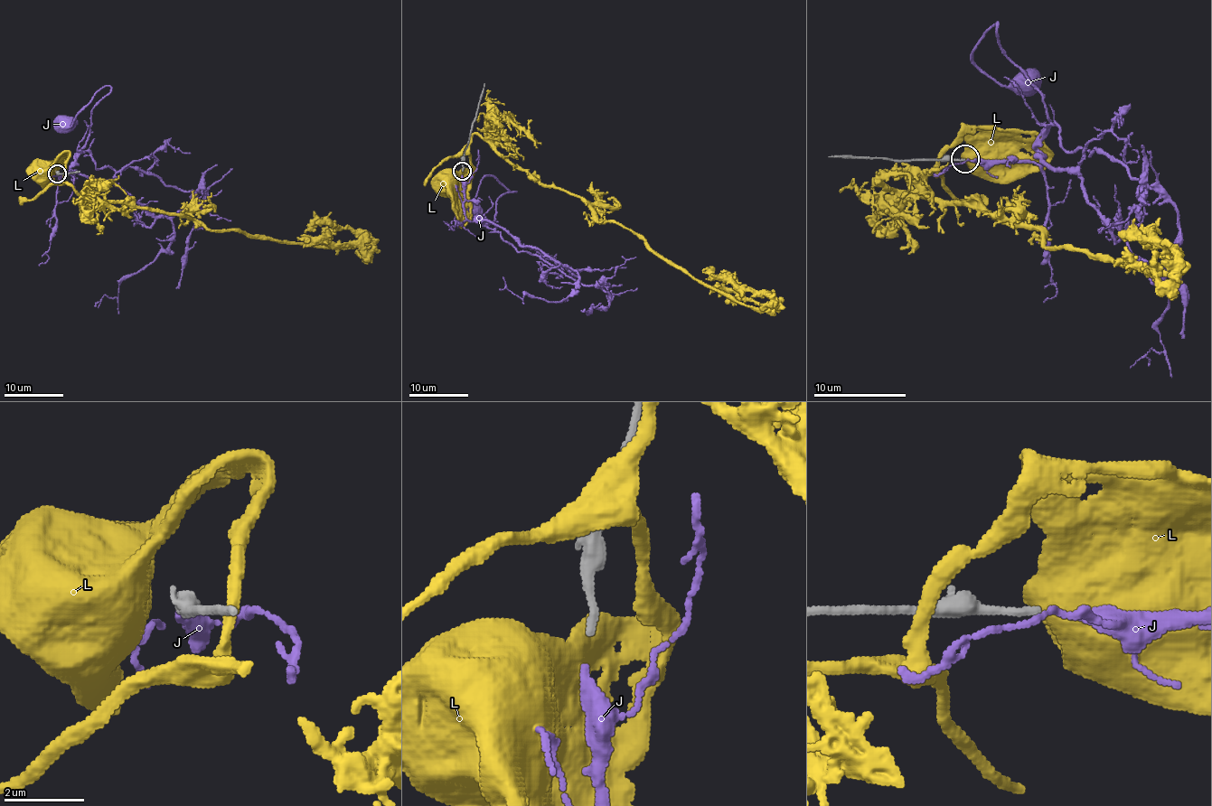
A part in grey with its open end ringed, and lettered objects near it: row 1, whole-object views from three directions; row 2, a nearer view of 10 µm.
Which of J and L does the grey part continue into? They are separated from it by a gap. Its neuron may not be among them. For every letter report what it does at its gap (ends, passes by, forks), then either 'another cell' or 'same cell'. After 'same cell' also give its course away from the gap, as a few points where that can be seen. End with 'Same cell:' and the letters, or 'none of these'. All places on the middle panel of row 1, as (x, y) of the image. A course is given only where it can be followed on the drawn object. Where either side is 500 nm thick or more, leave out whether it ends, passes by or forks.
J: it ends there; same cell; it runs (462, 174), (463, 213), (469, 220), (478, 218), (490, 224), (496, 200), (515, 191), (485, 176), (469, 210)
L: another cell
Same cell: J

